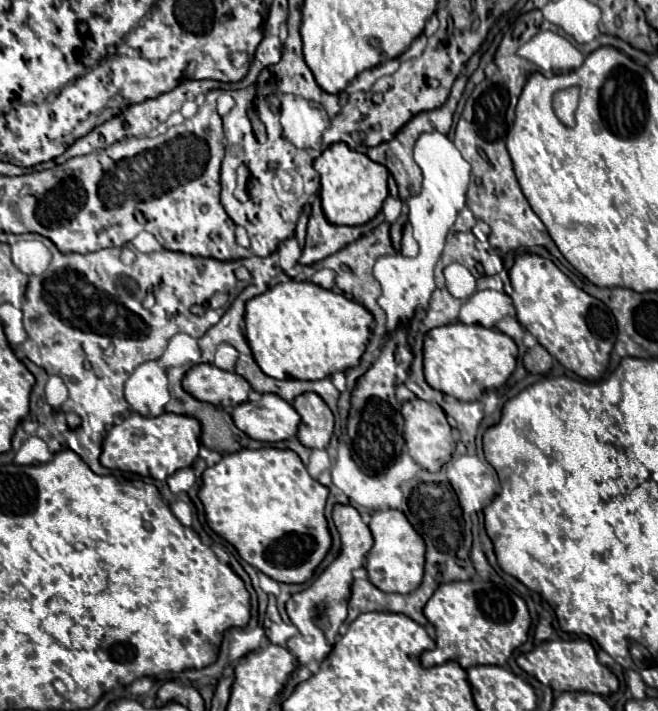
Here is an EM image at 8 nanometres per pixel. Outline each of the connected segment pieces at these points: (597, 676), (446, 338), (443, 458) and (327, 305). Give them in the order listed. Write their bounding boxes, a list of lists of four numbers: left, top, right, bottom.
[[517,639,619,695],[423,323,517,401],[401,399,455,473],[245,281,373,379]]

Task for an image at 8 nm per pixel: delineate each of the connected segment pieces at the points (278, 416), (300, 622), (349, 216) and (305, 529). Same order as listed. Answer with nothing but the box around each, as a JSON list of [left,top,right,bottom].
[[233,395,299,443],[287,505,373,665],[313,143,389,225],[199,449,331,583]]

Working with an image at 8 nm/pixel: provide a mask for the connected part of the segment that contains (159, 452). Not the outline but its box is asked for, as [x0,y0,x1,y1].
[101,413,201,481]

